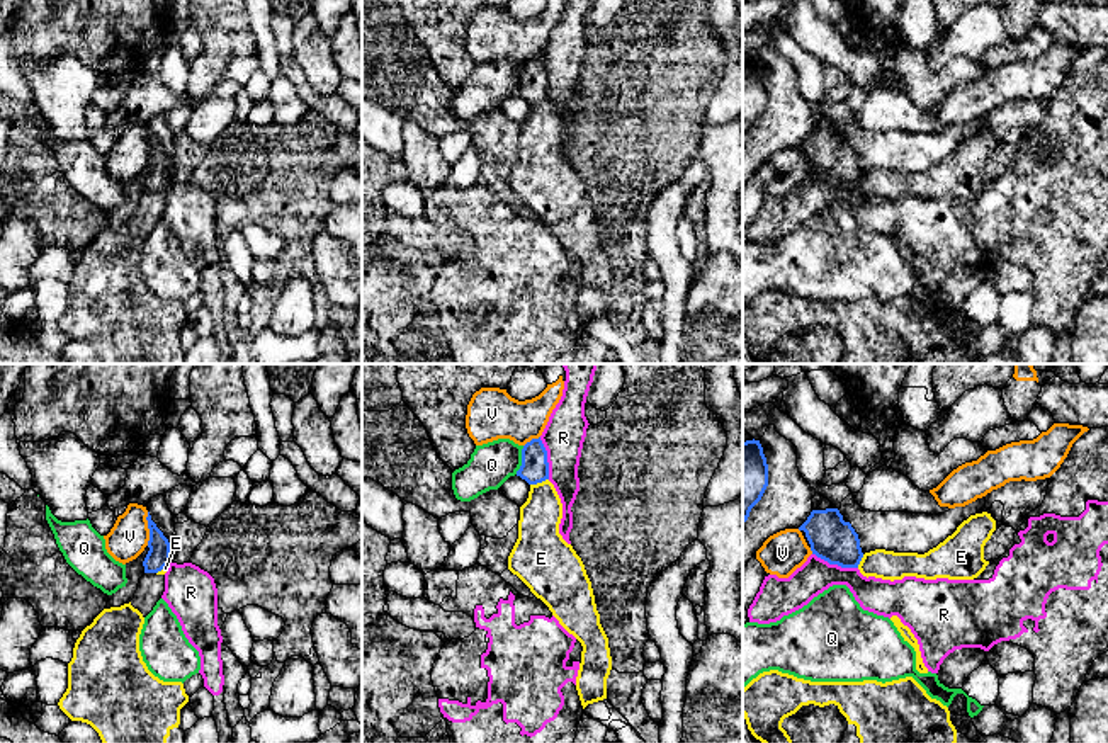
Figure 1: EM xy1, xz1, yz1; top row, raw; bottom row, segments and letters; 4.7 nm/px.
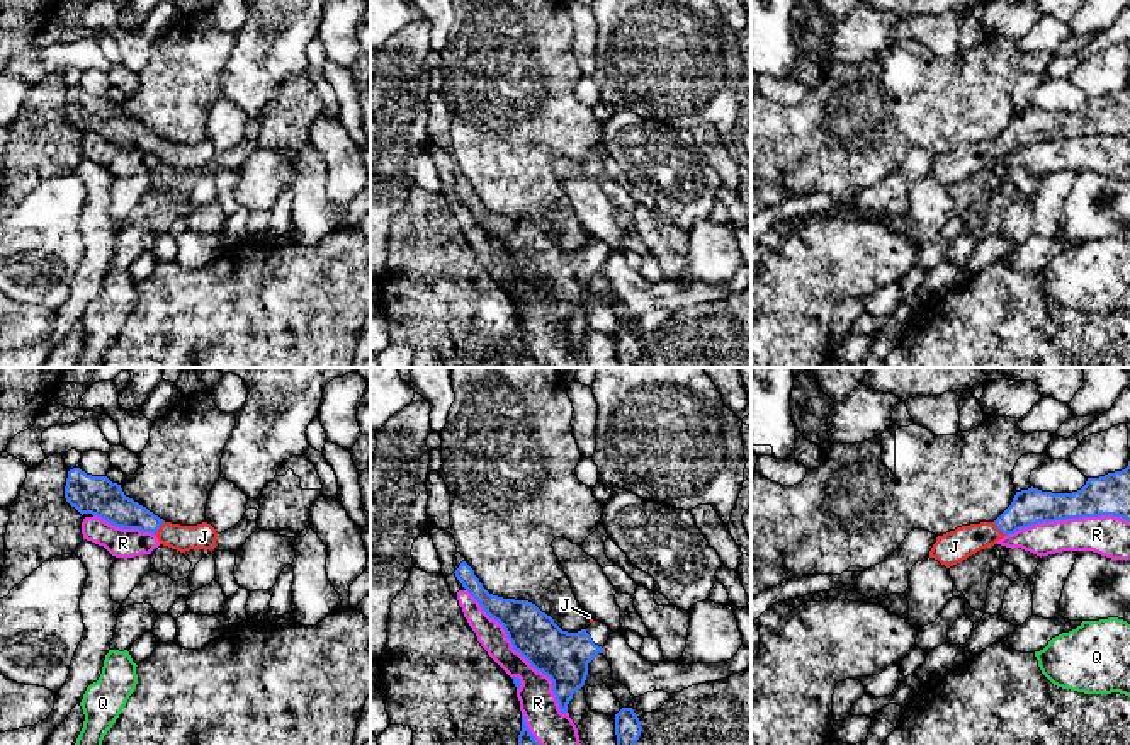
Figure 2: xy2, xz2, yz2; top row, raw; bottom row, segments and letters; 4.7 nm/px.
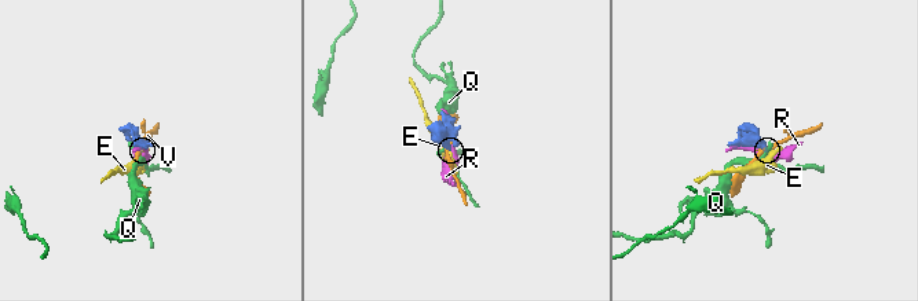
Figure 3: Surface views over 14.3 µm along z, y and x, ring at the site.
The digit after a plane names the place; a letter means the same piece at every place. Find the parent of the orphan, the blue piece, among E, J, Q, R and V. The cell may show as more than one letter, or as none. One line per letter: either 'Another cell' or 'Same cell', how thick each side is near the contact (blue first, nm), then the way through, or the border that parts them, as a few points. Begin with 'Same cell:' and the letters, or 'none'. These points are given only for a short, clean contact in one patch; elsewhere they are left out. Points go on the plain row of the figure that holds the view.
Same cell: J
E: Another cell. Thickness 130 nm (blue) against 190 nm. Boundary: xz1 (548, 97), (531, 104)
J: Same cell. Thickness 170 nm (blue) against 150 nm. Path across: yz2 (1028, 126), (1000, 148), (954, 165)
Q: Another cell. Thickness 130 nm (blue) against 200 nm. Boundary: xz1 (524, 65), (520, 87), (515, 92)
R: Another cell. Thickness 240 nm (blue) against 170 nm
V: Another cell. Thickness 110 nm (blue) against 180 nm

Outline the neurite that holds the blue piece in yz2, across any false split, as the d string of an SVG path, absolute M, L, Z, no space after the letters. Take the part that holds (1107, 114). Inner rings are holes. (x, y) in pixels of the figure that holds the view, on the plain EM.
M1130 80L1122 90L1108 92L1099 97L1088 97L1086 104L1072 112L1052 112L1038 107L1016 111L1011 124L994 139L957 146L936 156L929 177L938 179L946 187L967 179L980 168L997 163L1004 155L1038 141L1055 141L1082 136L1113 134L1130 141Z

